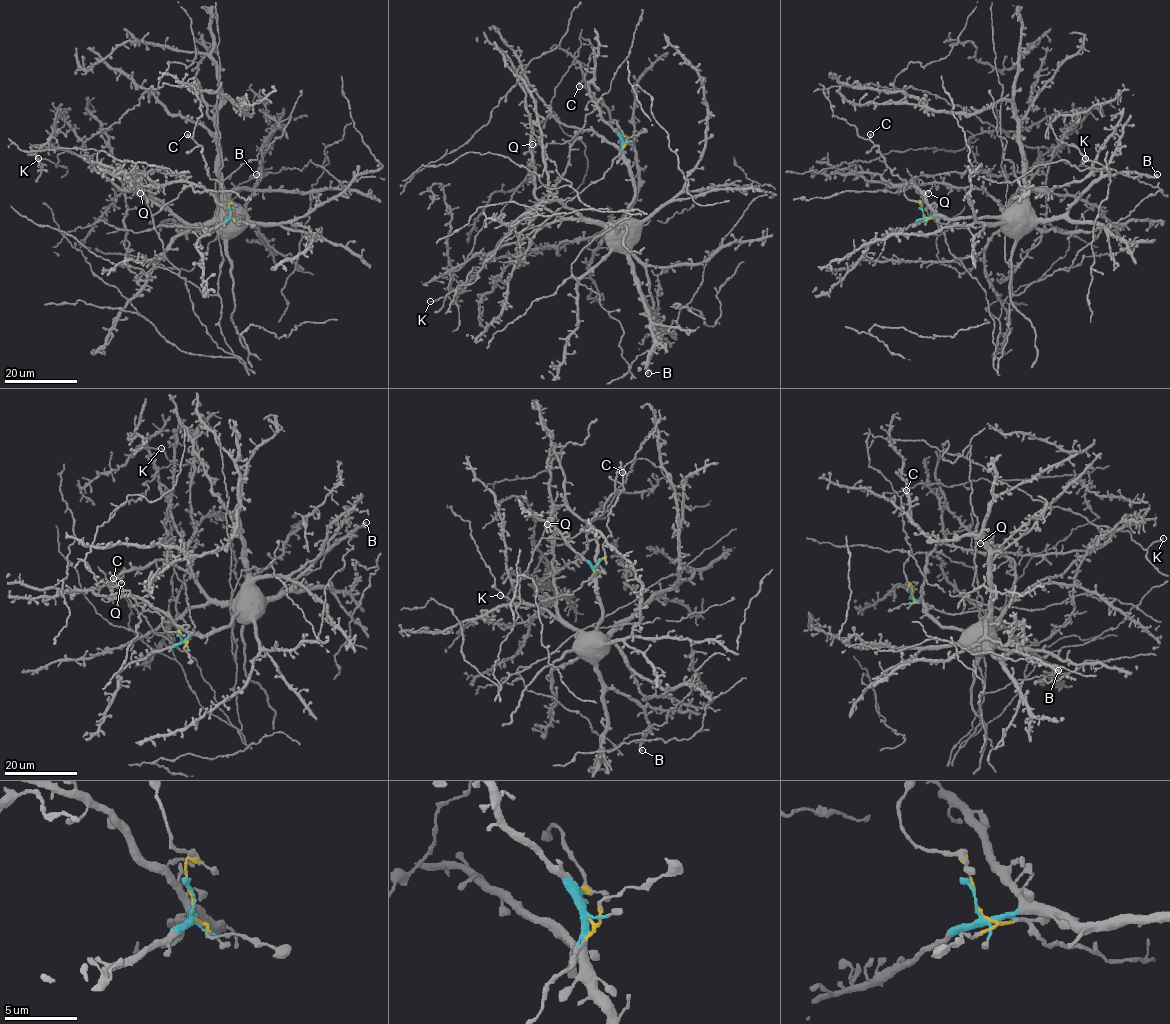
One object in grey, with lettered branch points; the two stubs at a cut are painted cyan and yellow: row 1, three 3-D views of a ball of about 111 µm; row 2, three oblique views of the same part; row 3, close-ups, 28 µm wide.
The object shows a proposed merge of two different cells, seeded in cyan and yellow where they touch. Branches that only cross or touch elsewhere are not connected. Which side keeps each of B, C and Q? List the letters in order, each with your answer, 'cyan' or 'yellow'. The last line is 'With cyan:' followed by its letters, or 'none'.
B: cyan
C: yellow
Q: cyan
With cyan: B, Q

